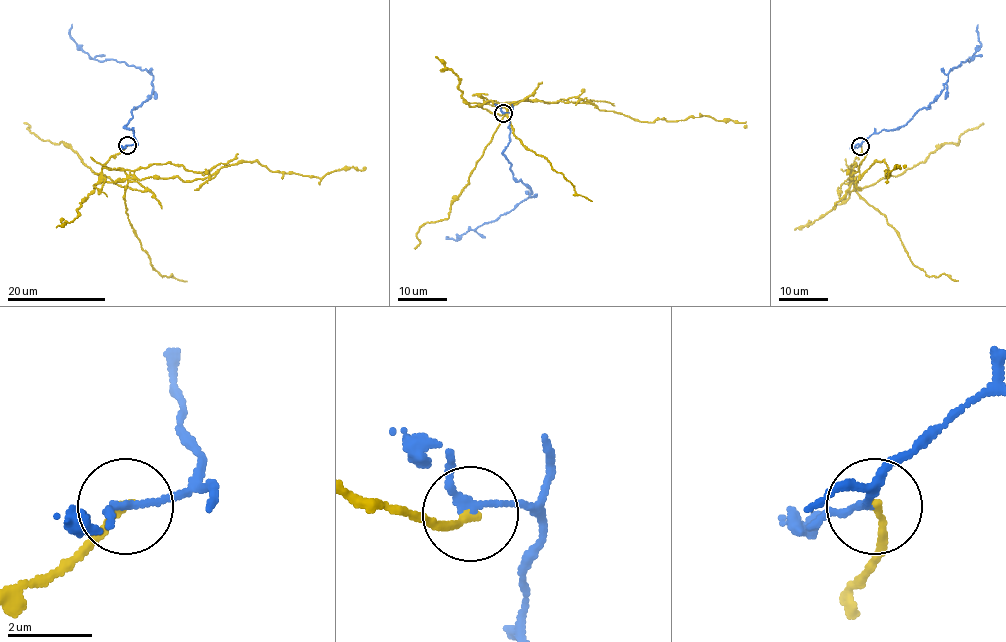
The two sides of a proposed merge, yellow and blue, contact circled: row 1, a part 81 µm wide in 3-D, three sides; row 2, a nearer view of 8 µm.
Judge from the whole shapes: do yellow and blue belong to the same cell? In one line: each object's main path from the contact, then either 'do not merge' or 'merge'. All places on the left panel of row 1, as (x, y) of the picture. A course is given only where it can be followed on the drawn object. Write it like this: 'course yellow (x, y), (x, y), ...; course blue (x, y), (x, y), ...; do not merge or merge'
course yellow (127, 145), (103, 166), (105, 182), (205, 179), (244, 161), (321, 177), (364, 166); course blue (127, 145), (136, 140), (124, 126), (151, 94), (152, 76), (91, 58), (69, 33), (72, 24); do not merge

